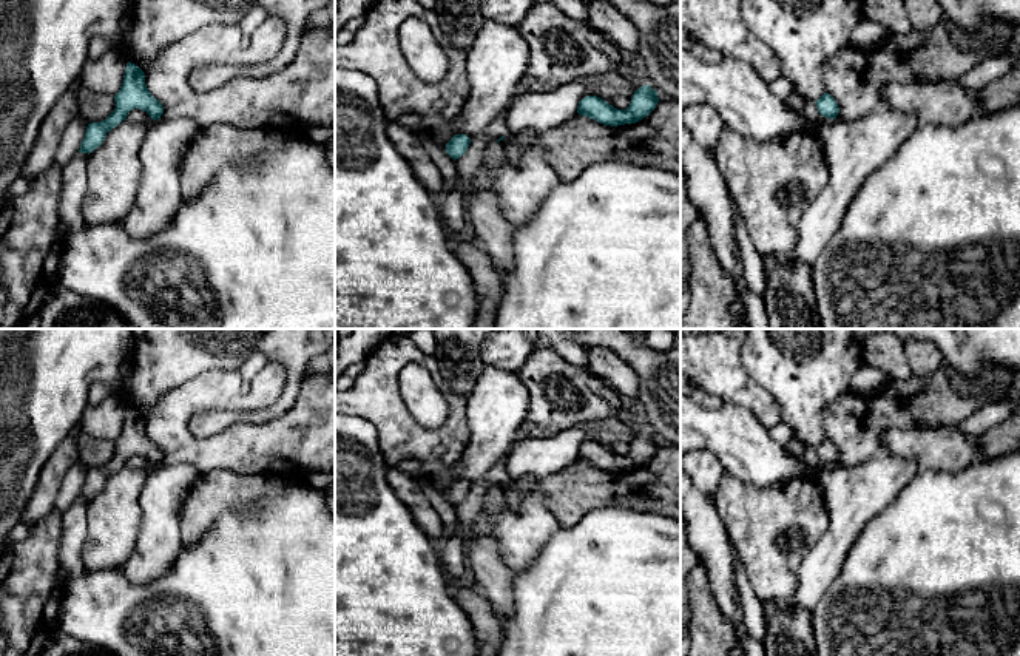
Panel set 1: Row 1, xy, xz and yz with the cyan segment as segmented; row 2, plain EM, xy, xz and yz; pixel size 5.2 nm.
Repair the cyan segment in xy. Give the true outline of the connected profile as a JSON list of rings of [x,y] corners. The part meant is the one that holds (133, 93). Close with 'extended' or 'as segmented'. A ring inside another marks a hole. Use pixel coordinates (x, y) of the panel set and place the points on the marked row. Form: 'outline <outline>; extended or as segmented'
outline [[[131,62],[127,63],[123,82],[114,96],[114,102],[116,108],[105,120],[88,123],[79,153],[90,154],[100,147],[106,133],[125,120],[134,108],[147,111],[153,120],[160,119],[164,114],[162,103],[151,96],[145,85],[144,71]]]; as segmented

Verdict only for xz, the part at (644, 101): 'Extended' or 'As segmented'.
As segmented

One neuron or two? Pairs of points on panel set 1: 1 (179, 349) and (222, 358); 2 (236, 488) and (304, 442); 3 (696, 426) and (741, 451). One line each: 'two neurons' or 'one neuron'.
1: one neuron
2: two neurons
3: one neuron

